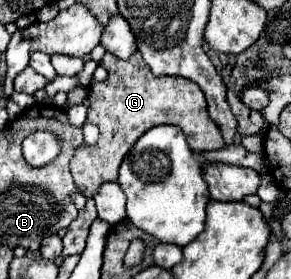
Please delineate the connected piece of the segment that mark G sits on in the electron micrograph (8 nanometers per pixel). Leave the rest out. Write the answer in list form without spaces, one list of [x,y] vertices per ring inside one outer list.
[[[136,51],[130,59],[120,61],[118,57],[106,53],[102,65],[108,69],[106,81],[96,81],[88,87],[90,109],[86,121],[100,129],[100,137],[92,147],[76,149],[70,159],[70,171],[78,191],[84,197],[94,197],[96,189],[104,181],[118,179],[118,167],[130,147],[156,125],[176,125],[184,131],[186,141],[194,153],[214,151],[224,147],[224,139],[216,123],[208,117],[204,93],[200,87],[184,77],[156,77],[150,73],[150,67],[142,61],[142,55]]]

